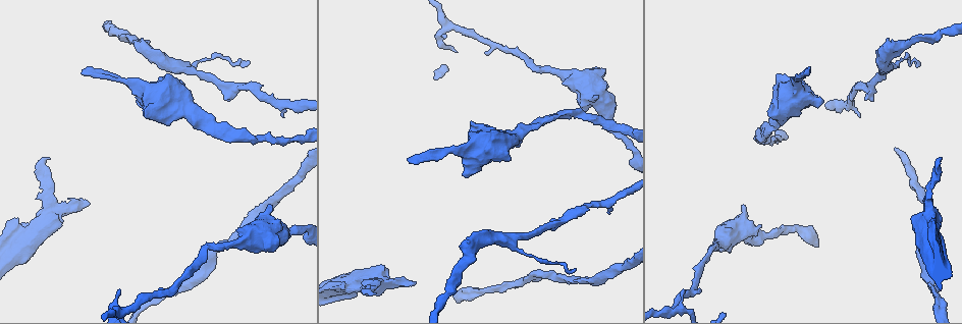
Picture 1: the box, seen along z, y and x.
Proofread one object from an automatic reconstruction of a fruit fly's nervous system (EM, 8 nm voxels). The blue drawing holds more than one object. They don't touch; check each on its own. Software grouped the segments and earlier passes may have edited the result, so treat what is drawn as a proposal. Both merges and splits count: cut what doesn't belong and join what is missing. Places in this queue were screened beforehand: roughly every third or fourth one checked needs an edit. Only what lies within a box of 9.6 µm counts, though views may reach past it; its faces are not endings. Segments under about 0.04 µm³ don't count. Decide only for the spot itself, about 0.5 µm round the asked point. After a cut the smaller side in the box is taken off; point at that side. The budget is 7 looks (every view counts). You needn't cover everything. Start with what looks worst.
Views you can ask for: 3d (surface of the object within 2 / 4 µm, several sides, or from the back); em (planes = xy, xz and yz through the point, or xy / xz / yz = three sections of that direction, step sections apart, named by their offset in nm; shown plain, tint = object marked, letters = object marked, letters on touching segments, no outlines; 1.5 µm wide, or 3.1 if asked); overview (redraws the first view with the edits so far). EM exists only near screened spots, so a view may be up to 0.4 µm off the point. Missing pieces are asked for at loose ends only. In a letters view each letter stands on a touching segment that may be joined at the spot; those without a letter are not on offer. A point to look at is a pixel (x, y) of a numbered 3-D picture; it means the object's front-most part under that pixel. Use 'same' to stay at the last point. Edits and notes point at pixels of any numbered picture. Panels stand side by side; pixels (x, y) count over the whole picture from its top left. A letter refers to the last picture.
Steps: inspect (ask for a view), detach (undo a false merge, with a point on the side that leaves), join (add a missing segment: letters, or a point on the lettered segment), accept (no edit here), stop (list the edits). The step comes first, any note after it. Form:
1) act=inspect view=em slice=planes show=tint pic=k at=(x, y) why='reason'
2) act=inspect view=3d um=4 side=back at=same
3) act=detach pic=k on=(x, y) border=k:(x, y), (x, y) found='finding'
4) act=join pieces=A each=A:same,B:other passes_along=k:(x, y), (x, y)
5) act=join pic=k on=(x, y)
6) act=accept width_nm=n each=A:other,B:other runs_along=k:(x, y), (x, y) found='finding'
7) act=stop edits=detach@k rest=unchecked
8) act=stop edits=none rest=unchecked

act=inspect view=3d um=4 pic=1 at=(413, 281) why='an open end'

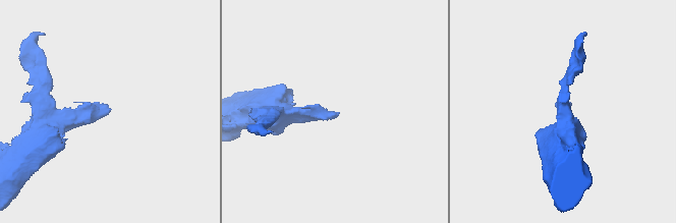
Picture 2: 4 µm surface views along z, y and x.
act=inspect view=em slice=yz step=4 show=letters pic=2 at=(107, 108) why='shape alone is not enough'

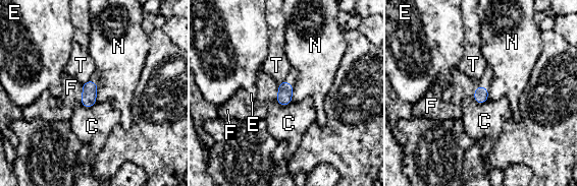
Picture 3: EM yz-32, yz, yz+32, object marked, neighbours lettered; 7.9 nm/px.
act=join pieces=F each=C:other,E:other,F:same,N:other,T:other found='the neuron continues'

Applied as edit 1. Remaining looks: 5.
act=inspect view=overview why='redraw'

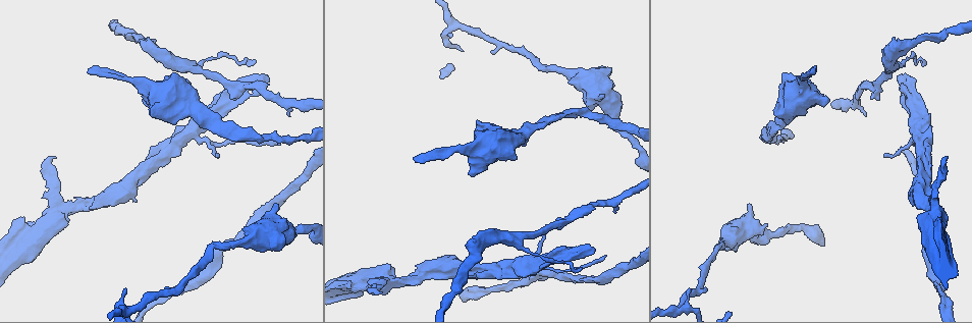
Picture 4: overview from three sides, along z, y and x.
act=inspect view=em slice=planes show=letters pic=4 at=(815, 71) why='tapers out'

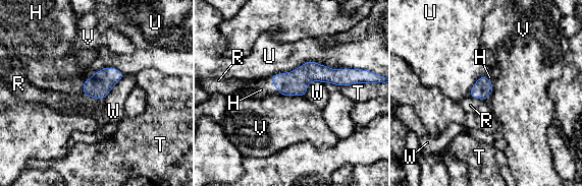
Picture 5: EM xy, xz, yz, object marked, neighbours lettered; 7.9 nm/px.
act=join pieces=H each=H:same,R:other,T:other,U:other,V:other,W:other passes_along=5:(101, 83), (82, 81), (51, 75) found='the neuron continues'

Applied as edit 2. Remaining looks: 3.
act=inspect view=em slice=xz step=8 show=letters pic=4 at=(614, 211) why='an open end'

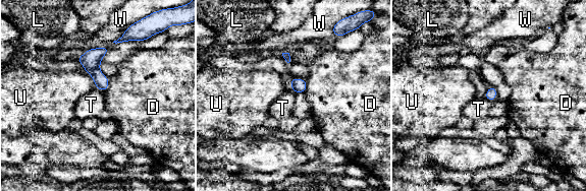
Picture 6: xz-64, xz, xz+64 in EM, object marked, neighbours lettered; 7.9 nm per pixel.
act=inspect view=em slice=planes show=letters at=same

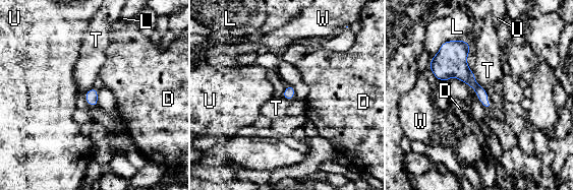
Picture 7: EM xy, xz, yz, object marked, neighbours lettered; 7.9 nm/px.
act=accept each=D:other,L:other,T:other,U:other,W:other found='no lettered segment goes on from it'

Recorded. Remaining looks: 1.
act=stop edits=join@3,join@5 rest=unchecked

